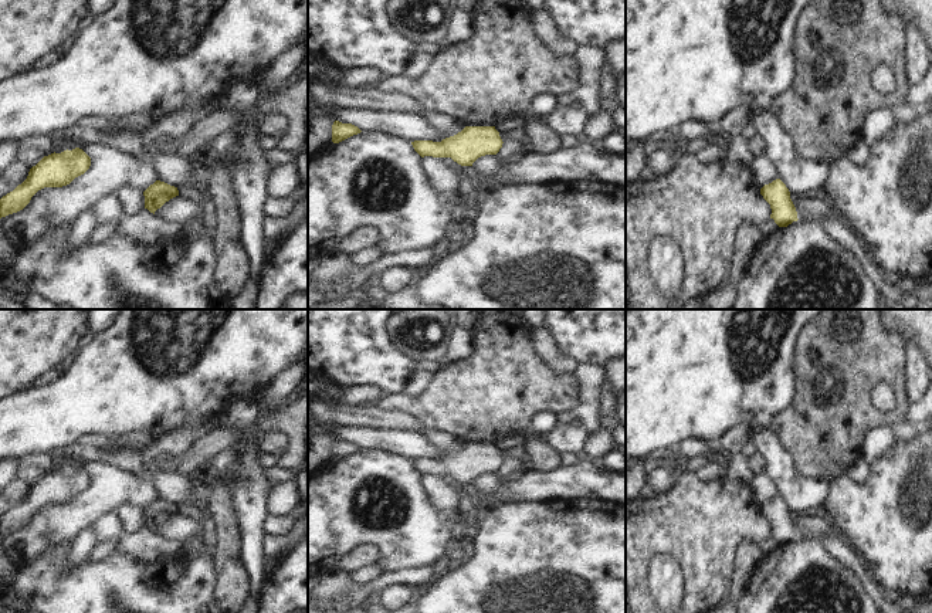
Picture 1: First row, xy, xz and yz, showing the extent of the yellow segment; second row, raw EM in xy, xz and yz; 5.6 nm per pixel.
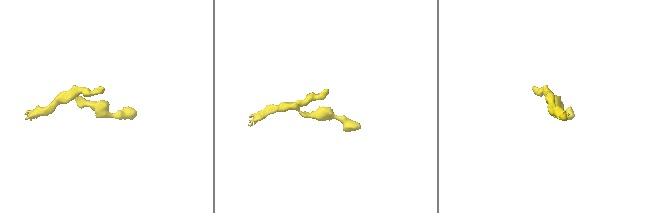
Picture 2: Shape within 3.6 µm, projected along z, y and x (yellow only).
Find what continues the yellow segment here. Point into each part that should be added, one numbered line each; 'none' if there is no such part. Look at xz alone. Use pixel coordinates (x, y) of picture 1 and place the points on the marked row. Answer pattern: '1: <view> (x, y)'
none

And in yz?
none

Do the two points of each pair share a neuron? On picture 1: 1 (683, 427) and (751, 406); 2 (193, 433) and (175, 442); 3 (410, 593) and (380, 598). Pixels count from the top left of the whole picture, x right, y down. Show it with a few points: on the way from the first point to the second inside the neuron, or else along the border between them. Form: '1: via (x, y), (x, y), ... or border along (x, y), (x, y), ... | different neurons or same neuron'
1: via (700, 410), (704, 406), (734, 406) | same neuron
2: via (189, 434), (179, 439) | same neuron
3: via (403, 595), (387, 598) | same neuron

